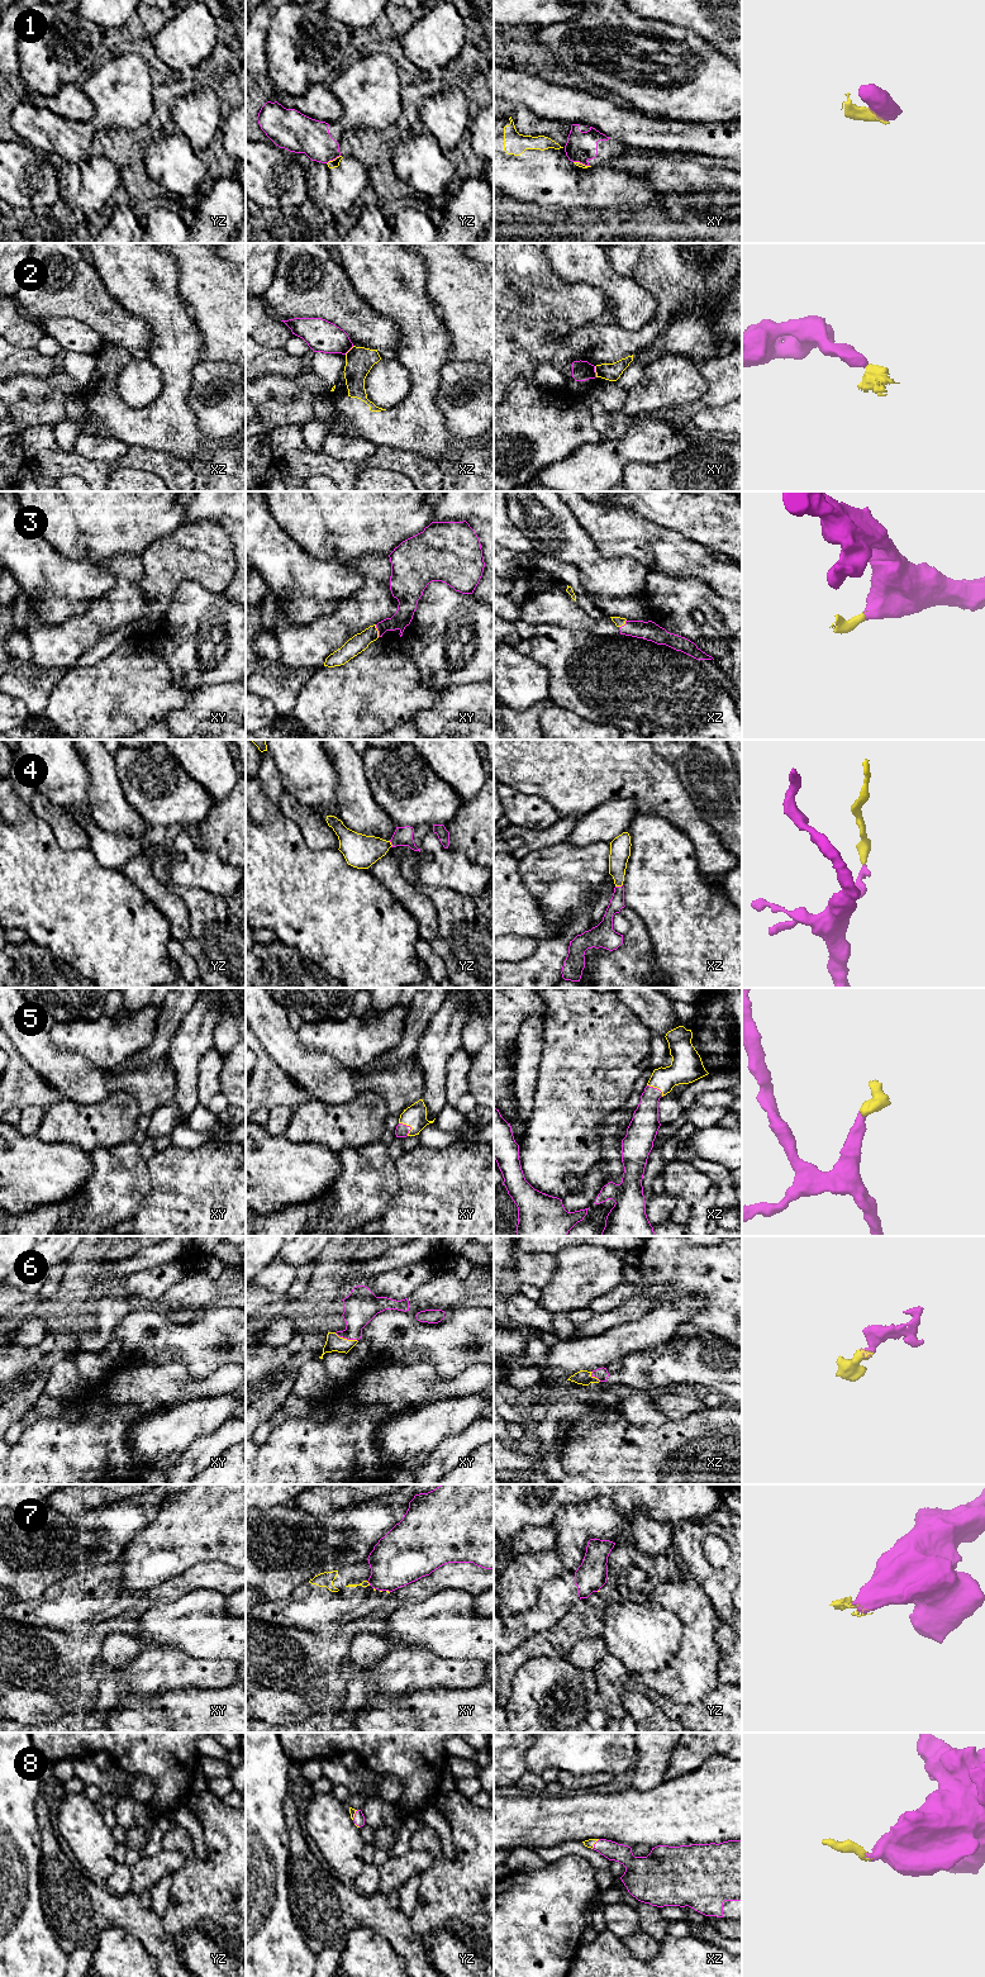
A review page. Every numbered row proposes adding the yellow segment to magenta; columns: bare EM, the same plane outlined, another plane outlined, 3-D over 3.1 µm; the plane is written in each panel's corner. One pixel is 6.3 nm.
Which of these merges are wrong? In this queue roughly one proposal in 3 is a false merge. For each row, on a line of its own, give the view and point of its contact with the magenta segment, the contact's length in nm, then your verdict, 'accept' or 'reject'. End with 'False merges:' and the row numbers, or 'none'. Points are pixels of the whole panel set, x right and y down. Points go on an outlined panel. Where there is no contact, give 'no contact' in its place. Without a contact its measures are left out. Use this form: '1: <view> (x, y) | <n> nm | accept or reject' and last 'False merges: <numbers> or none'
1: yz (333, 158) | 110 nm | reject
2: xy (594, 371) | 70 nm | reject
3: xy (377, 630) | 80 nm | accept
4: xz (618, 887) | 50 nm | accept
5: xy (409, 1126) | 110 nm | accept
6: xy (346, 1338) | 160 nm | accept
7: xy (369, 1582) | 40 nm | reject
8: yz (355, 1815) | 70 nm | accept
False merges: 1, 2, 7

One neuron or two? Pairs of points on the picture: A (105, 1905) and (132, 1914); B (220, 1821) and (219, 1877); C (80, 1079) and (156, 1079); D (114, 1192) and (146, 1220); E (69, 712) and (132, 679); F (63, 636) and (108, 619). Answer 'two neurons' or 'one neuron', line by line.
A: one neuron
B: one neuron
C: one neuron
D: two neurons
E: one neuron
F: one neuron

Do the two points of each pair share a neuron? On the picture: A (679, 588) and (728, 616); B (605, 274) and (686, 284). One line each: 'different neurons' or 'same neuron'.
A: same neuron
B: different neurons

